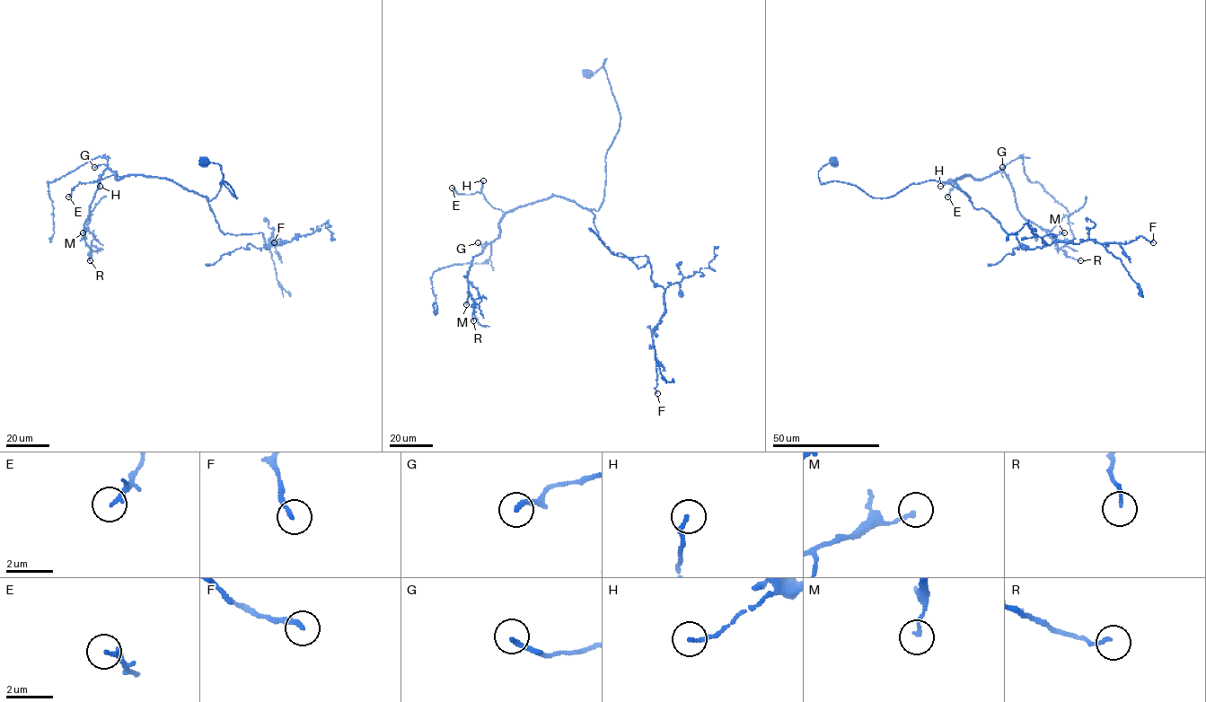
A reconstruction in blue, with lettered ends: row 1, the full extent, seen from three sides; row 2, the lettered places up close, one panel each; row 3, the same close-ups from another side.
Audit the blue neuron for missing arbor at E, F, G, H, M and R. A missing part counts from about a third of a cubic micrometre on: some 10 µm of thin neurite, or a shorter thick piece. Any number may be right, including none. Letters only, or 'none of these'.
F, G

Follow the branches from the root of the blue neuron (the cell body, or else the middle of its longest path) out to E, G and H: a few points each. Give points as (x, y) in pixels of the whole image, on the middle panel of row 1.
E: (588, 74), (607, 58), (620, 114), (597, 210), (553, 196), (504, 212), (481, 193), (452, 188)
G: (588, 74), (607, 58), (620, 114), (600, 207), (539, 199), (509, 210), (498, 236), (478, 242)
H: (588, 74), (607, 58), (620, 114), (600, 207), (553, 196), (504, 212), (485, 199), (483, 180)

